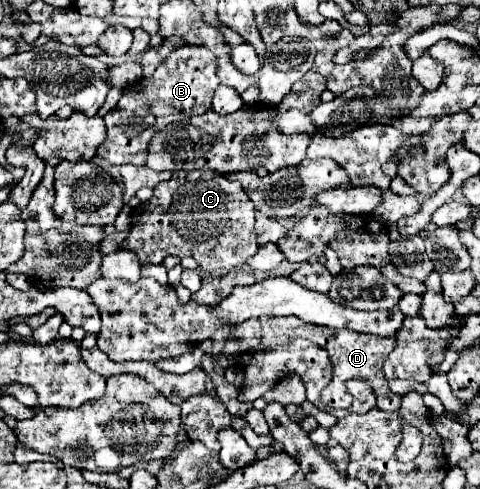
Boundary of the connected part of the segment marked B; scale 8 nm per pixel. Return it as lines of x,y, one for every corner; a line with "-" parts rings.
180,47
170,53
154,71
150,79
140,79
132,87
124,89
118,105
108,111
104,117
108,127
108,137
98,149
98,157
110,161
112,165
132,163
136,167
146,165
148,145
154,137
156,129
152,123
158,123
158,131
162,131
170,123
178,123
192,115
202,115
212,105
212,95
220,79
216,75
216,55
204,47

